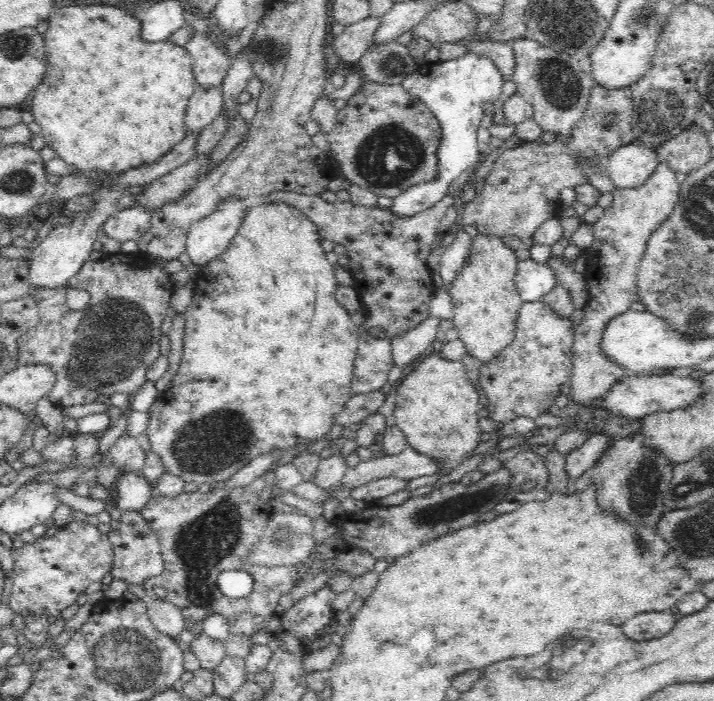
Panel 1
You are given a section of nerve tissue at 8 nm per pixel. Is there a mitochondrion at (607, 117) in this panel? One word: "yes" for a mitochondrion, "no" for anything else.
yes

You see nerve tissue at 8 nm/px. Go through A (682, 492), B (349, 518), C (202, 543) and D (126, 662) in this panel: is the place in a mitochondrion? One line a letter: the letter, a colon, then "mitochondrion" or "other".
A: mitochondrion
B: other
C: mitochondrion
D: mitochondrion

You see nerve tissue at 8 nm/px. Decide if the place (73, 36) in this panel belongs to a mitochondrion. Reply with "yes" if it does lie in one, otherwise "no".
no

